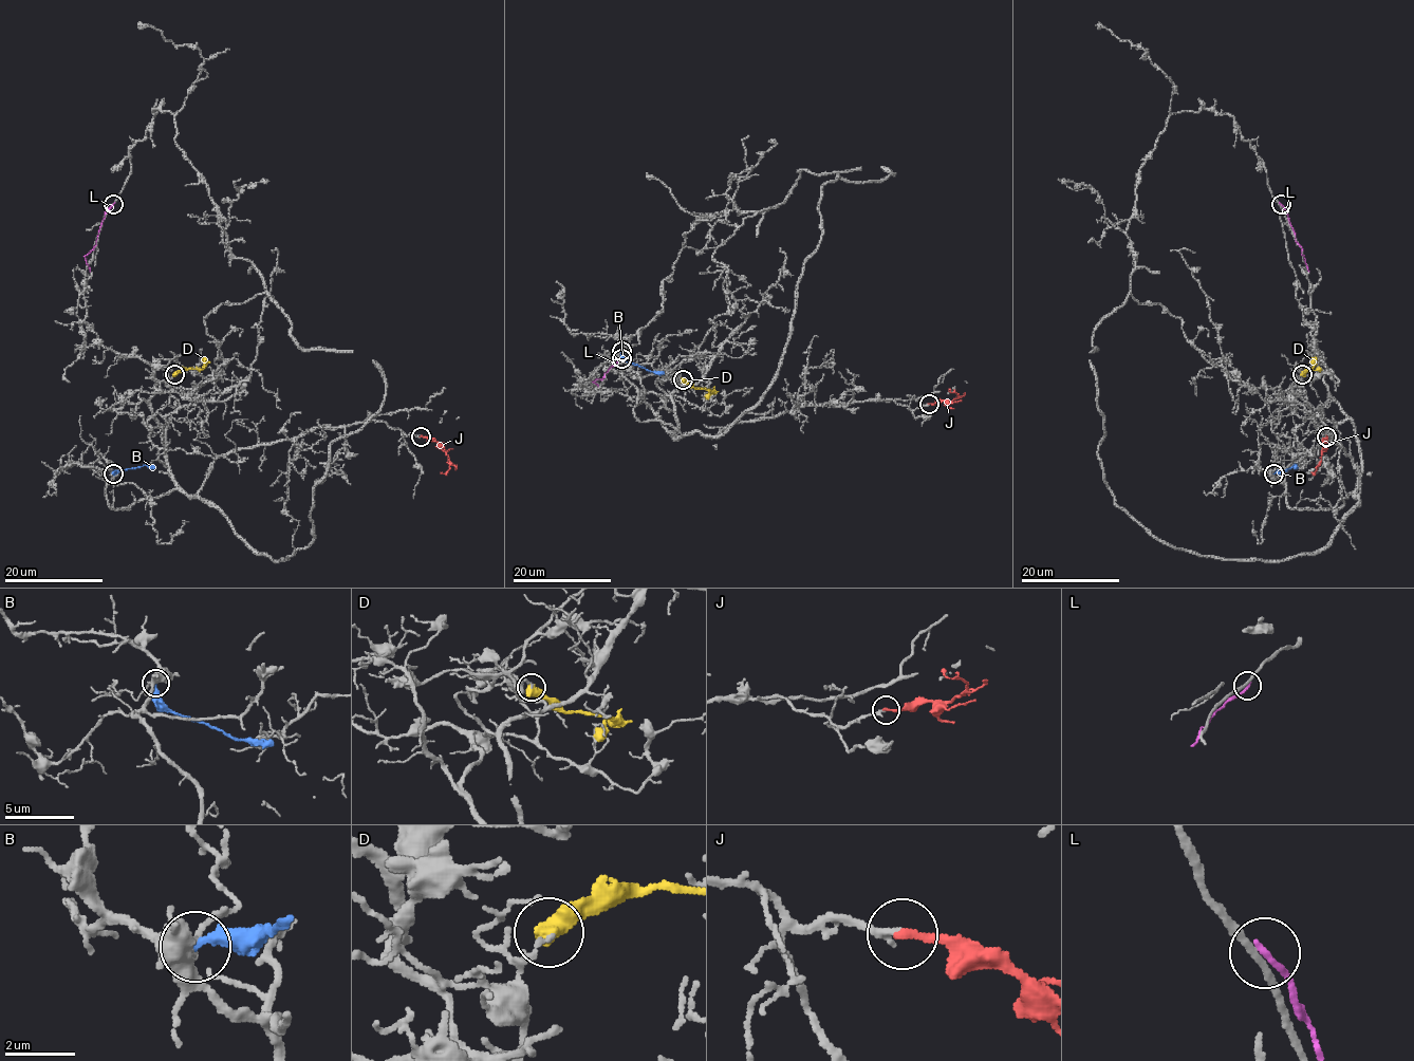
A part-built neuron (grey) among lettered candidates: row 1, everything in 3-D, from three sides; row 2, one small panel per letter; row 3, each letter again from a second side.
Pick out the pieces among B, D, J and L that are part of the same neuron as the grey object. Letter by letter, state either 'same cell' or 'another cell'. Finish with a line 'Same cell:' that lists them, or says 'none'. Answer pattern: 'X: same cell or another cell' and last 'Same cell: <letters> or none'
B: another cell
D: another cell
J: same cell
L: another cell
Same cell: J

